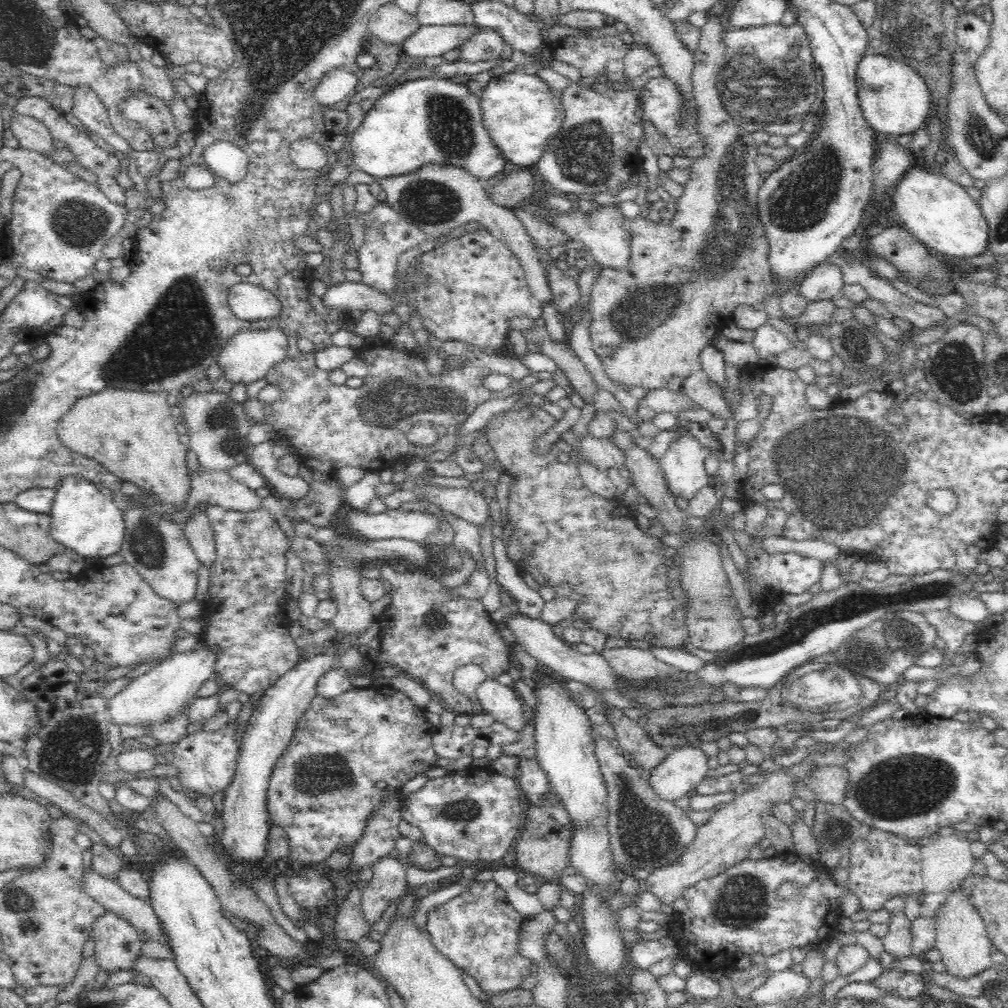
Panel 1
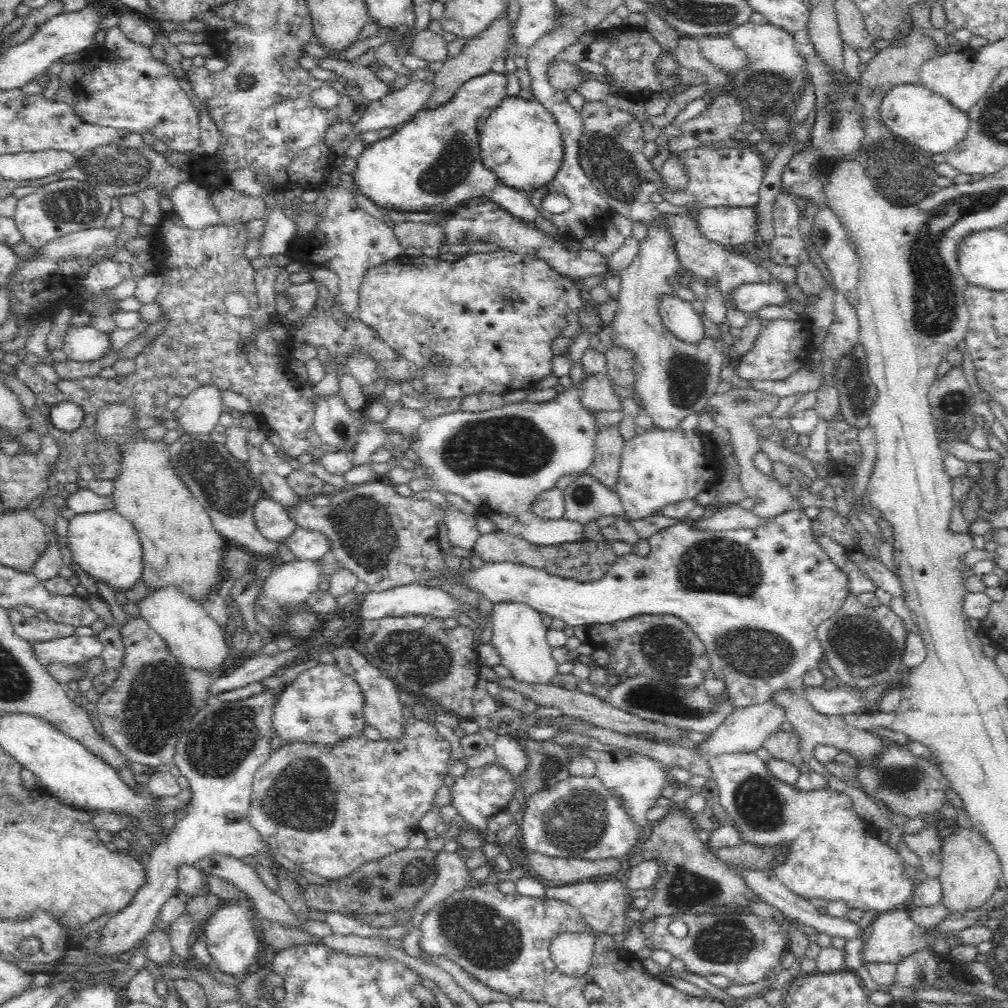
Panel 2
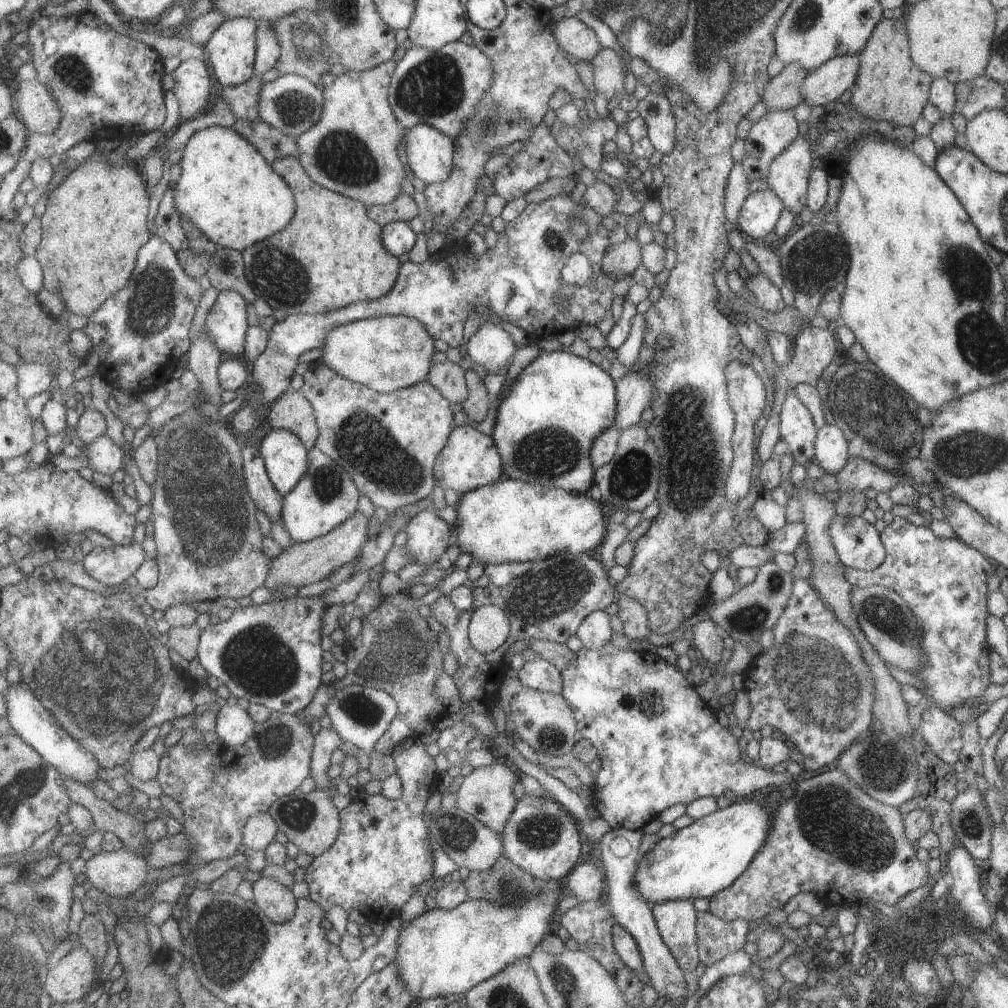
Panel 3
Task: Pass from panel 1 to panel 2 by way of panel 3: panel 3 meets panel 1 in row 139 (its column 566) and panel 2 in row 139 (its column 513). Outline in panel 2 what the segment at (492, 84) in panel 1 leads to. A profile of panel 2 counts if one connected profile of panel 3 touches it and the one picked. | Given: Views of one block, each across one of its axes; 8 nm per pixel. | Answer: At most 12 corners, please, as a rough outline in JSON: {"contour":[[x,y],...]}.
{"contour":[[504,97],[478,133],[484,167],[527,194],[561,170],[561,130]]}

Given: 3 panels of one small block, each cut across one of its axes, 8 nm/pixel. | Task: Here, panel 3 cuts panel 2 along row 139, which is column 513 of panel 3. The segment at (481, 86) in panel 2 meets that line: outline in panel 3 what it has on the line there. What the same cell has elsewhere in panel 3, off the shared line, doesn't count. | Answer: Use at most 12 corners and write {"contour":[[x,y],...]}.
{"contour":[[541,352],[497,406],[510,478],[585,494],[607,371]]}

